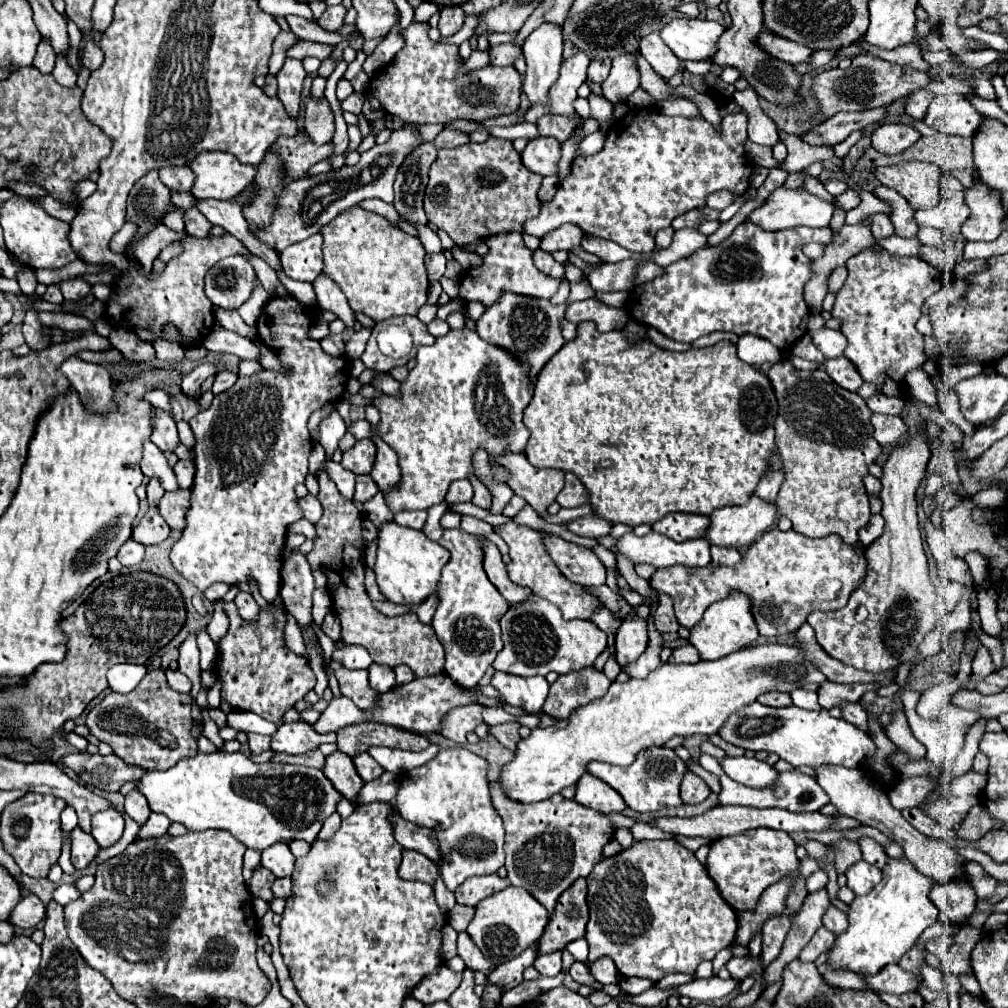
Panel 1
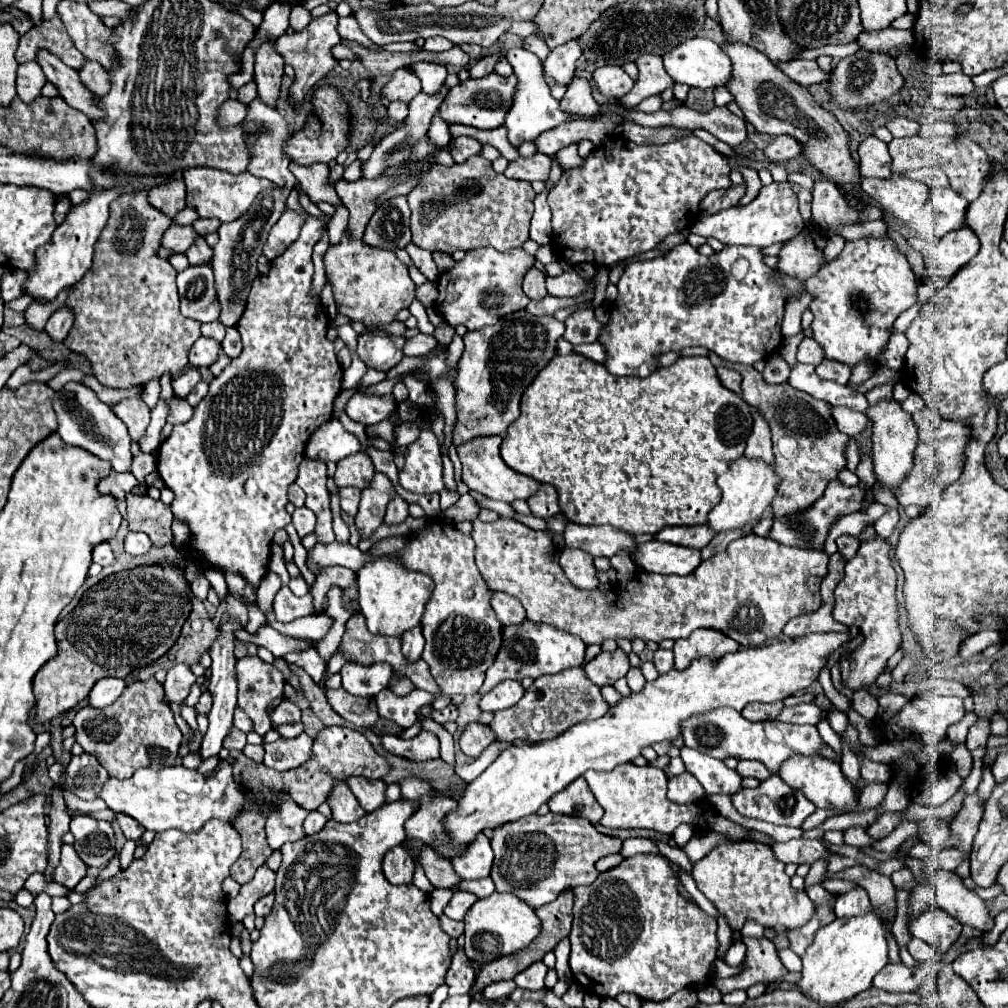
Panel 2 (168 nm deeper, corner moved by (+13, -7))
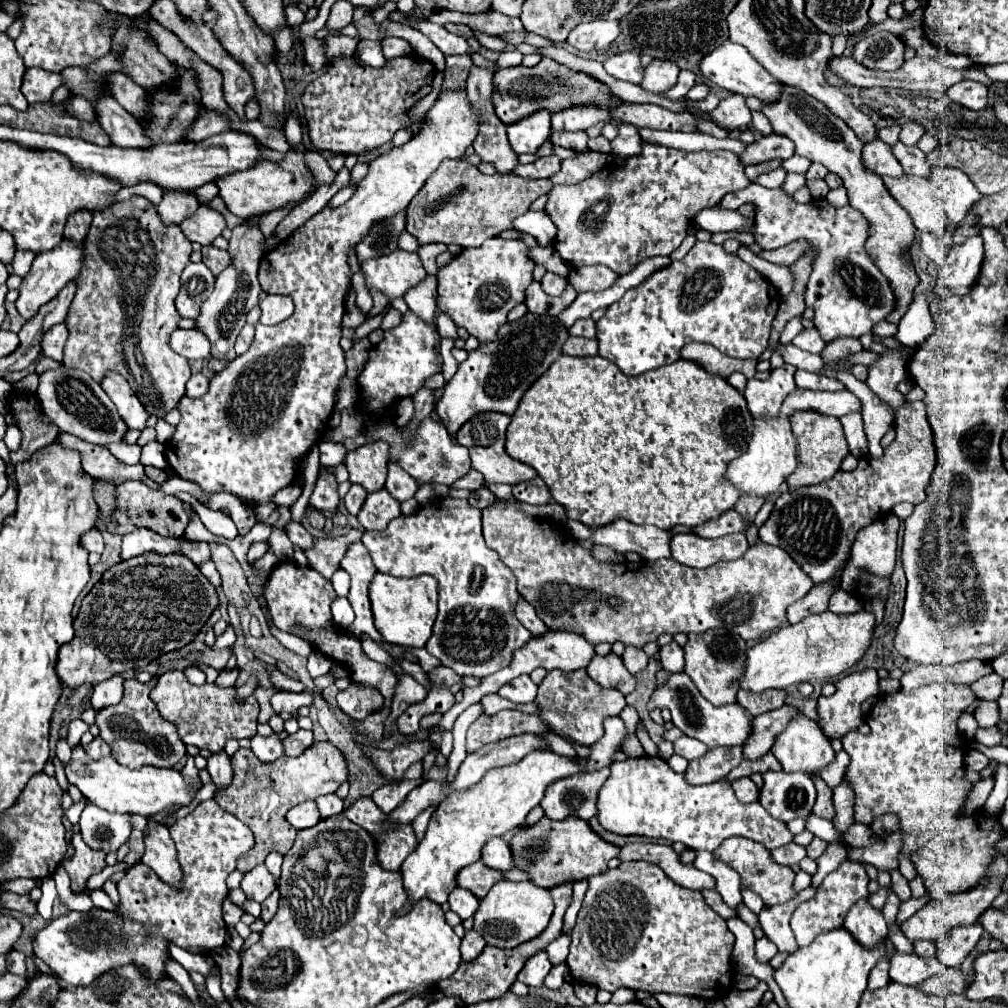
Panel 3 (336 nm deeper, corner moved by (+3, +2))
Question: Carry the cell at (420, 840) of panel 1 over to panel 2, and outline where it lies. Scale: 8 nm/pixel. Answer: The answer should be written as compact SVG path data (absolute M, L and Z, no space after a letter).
M425 847L425 851L421 853L421 865L425 869L427 879L431 881L435 889L455 889L461 883L451 863L445 859L439 859L429 847Z

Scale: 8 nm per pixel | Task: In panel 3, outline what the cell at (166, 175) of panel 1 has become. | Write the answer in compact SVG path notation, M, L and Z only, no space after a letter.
M173 190L165 192L161 204L157 206L159 216L165 224L181 224L187 216L191 216L199 208L199 202L189 190Z

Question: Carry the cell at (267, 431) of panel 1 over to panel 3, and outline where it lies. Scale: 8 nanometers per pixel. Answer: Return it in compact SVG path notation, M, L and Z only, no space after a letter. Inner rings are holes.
M465 90L461 92L447 92L447 94L439 94L439 98L435 100L433 108L427 112L427 118L425 118L425 126L403 146L395 146L393 150L381 154L379 158L375 158L369 166L369 174L359 182L357 186L357 192L353 194L353 198L349 202L345 202L343 206L337 206L337 208L329 208L325 206L321 212L317 212L313 218L309 218L299 230L295 230L291 236L287 236L279 246L275 246L271 252L265 254L265 258L261 260L261 268L259 268L259 282L261 282L261 288L267 294L283 294L283 296L291 296L293 298L293 304L295 304L295 312L291 314L291 318L287 318L285 322L277 324L277 326L263 326L259 321L261 316L261 310L257 306L251 309L246 316L246 321L251 324L255 329L255 334L249 350L241 356L237 356L233 362L229 362L221 372L217 372L213 378L211 378L211 384L209 384L209 392L197 400L189 398L189 396L183 396L181 402L179 402L179 410L181 410L181 422L177 424L177 430L173 434L173 438L165 444L165 458L169 462L169 468L183 480L187 482L195 482L203 494L211 496L211 494L217 494L217 492L229 492L233 496L237 496L243 504L247 506L265 506L265 504L273 504L273 496L281 490L281 488L287 488L291 484L295 484L297 476L299 476L299 462L301 458L323 438L325 430L327 430L327 424L331 420L331 414L335 412L335 402L337 402L337 392L339 392L339 384L347 372L347 366L345 366L345 352L343 348L339 346L339 340L341 340L341 318L345 314L345 294L349 290L349 264L347 264L347 250L351 246L355 246L371 228L373 222L381 220L381 218L391 218L393 214L397 214L397 210L405 210L411 202L411 198L423 188L425 180L439 168L439 164L445 160L445 158L461 158L465 154L465 148L475 140L477 136L477 116L469 110L469 102L467 102L467 96L465 96ZM285 352L291 352L291 364L287 366L287 358L285 358Z

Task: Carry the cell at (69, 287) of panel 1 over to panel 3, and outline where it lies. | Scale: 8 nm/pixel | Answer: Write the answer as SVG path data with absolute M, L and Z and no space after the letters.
M57 324L53 326L45 338L43 338L43 354L53 358L53 360L63 360L63 346L65 346L65 340L67 340L67 326L65 324Z

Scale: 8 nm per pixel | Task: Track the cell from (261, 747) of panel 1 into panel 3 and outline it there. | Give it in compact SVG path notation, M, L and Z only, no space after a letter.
M271 734L271 736L253 736L251 738L251 750L255 752L255 756L261 760L261 762L273 762L275 758L281 758L283 756L283 750L281 750L281 738L277 734Z

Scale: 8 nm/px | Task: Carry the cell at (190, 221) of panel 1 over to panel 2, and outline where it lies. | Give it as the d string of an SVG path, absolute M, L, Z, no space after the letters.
M199 237L195 241L195 245L185 255L187 255L191 265L205 265L205 263L209 263L213 259L213 249L205 243L203 237Z

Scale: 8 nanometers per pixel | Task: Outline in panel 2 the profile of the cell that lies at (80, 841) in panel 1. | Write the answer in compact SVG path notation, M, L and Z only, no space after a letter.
M71 845L61 847L61 859L57 869L53 869L53 881L75 889L77 883L87 875L87 867L83 867L83 861L75 855L75 849Z

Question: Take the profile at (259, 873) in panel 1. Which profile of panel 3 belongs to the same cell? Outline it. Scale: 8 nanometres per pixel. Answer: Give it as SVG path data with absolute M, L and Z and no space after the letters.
M313 742L297 758L281 756L275 762L267 764L261 762L251 748L239 748L235 756L231 756L231 762L233 780L231 784L215 792L215 800L221 808L225 808L227 812L235 814L241 822L245 822L255 834L253 850L249 850L249 854L243 854L237 862L237 870L241 872L249 872L257 864L263 864L269 852L275 850L285 854L293 846L297 830L285 822L285 814L289 808L335 792L343 782L349 782L351 776L345 756L331 742Z

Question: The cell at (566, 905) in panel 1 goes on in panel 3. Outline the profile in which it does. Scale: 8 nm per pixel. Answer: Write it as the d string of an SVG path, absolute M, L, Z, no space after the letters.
M559 884L559 886L553 886L549 892L551 892L551 898L555 902L555 912L553 912L549 926L537 938L533 938L533 942L525 942L525 944L521 944L513 950L497 950L493 946L487 946L481 952L481 956L477 960L473 960L471 964L461 962L461 970L457 970L457 974L453 974L453 978L449 978L449 982L441 982L439 988L443 988L447 996L461 996L461 1000L465 1004L477 1004L477 1002L483 1002L483 1000L493 1000L493 998L503 996L509 990L509 986L517 980L517 974L525 966L525 962L533 954L545 950L561 934L563 914L573 900L573 884Z

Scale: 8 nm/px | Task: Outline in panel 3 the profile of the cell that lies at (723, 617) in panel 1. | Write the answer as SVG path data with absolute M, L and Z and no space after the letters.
M715 628L705 634L689 634L689 640L683 646L683 650L685 650L685 674L689 674L689 678L701 690L701 694L715 706L735 702L737 690L733 690L729 682L733 682L733 678L737 678L737 674L741 672L747 642L741 636L727 632L725 628Z

